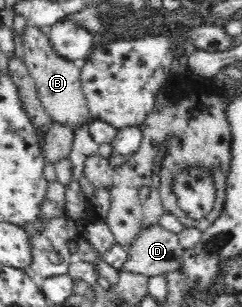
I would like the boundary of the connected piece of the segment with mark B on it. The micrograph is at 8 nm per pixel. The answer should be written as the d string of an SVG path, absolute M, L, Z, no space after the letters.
M30 23L25 26L20 36L21 50L23 50L22 59L35 81L38 98L53 122L57 121L69 125L74 130L85 118L88 117L92 121L80 83L81 66L80 63L67 60L57 53L53 49L51 41L47 39L46 31L46 28L35 27Z

